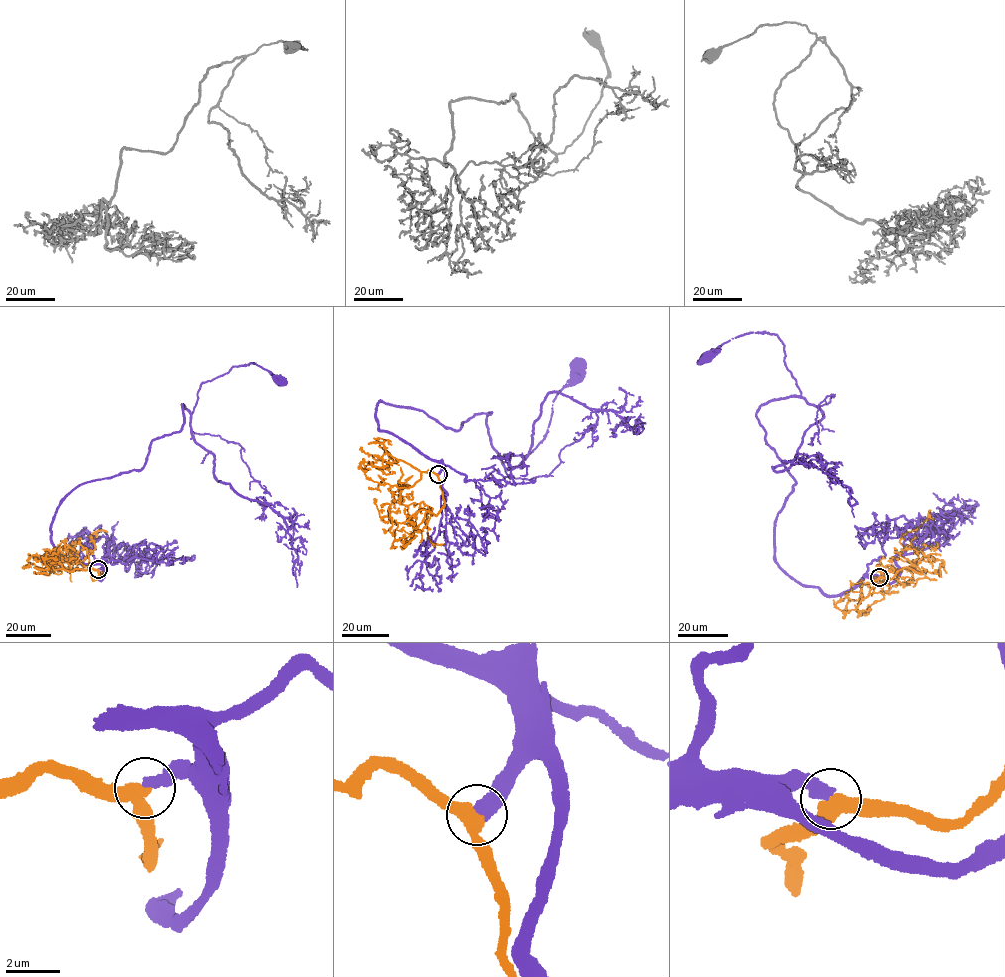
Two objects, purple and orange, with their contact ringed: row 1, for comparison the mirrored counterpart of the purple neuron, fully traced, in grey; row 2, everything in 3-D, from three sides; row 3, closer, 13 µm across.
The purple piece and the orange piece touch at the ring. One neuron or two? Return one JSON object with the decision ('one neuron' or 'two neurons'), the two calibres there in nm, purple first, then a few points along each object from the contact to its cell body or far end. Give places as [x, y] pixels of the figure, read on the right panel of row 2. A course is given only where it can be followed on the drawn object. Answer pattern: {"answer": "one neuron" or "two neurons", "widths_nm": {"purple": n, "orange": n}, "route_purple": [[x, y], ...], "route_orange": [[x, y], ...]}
{"answer": "one neuron", "widths_nm": {"purple": 440, "orange": 400}, "route_purple": [[879, 576], [832, 597], [783, 571], [775, 526], [795, 481], [756, 410], [799, 388], [776, 335], [706, 356]], "route_orange": [[879, 576], [891, 579], [906, 567], [922, 573], [894, 552], [905, 548], [900, 539], [922, 523], [930, 510]]}

